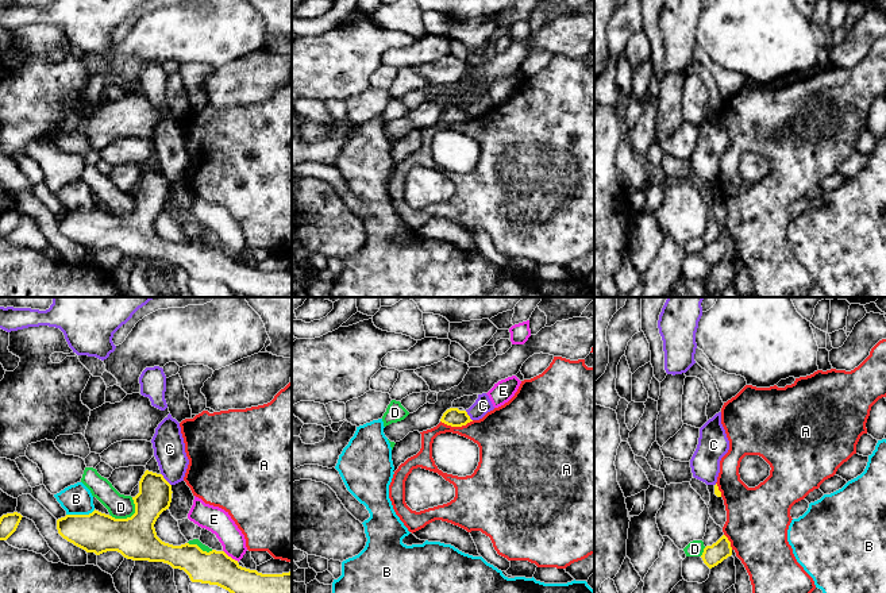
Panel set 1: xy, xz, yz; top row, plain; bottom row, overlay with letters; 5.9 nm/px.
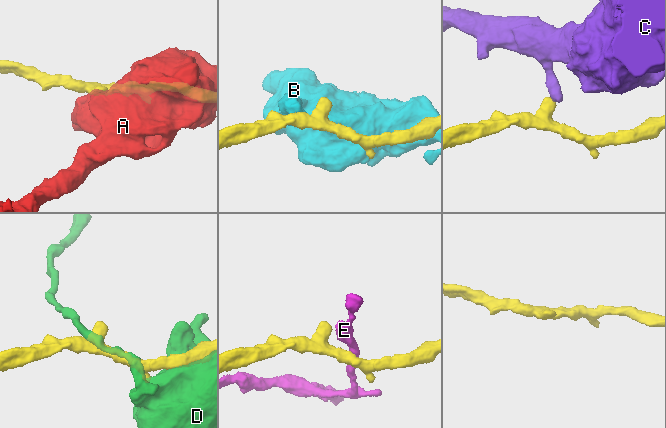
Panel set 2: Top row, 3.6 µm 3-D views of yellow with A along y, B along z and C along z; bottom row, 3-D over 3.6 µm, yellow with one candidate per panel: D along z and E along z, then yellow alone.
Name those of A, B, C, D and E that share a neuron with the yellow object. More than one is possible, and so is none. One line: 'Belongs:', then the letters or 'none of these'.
Belongs: none of these

